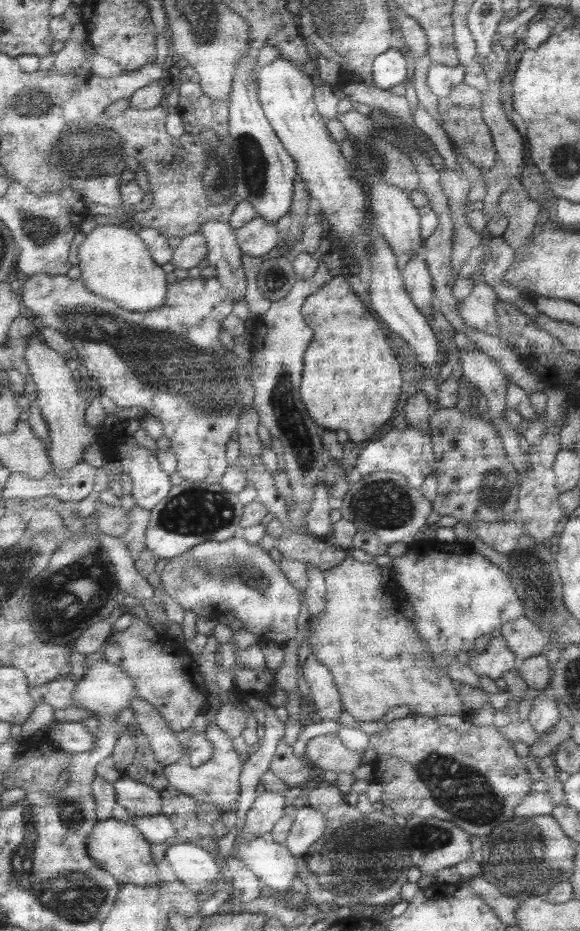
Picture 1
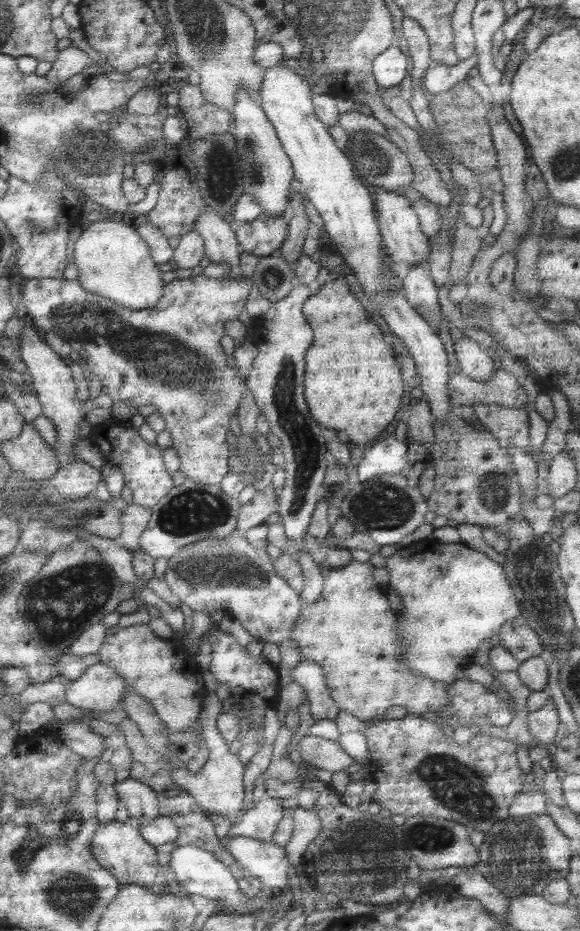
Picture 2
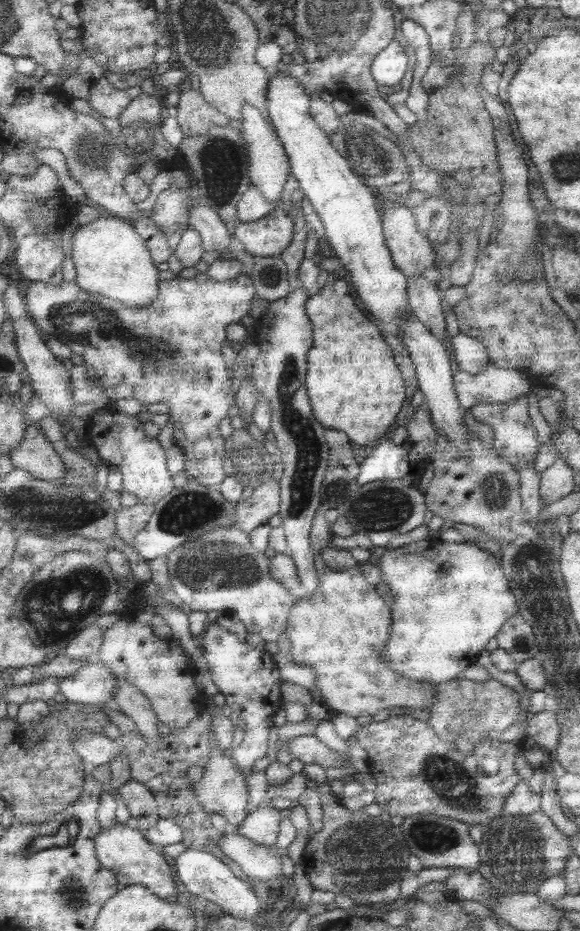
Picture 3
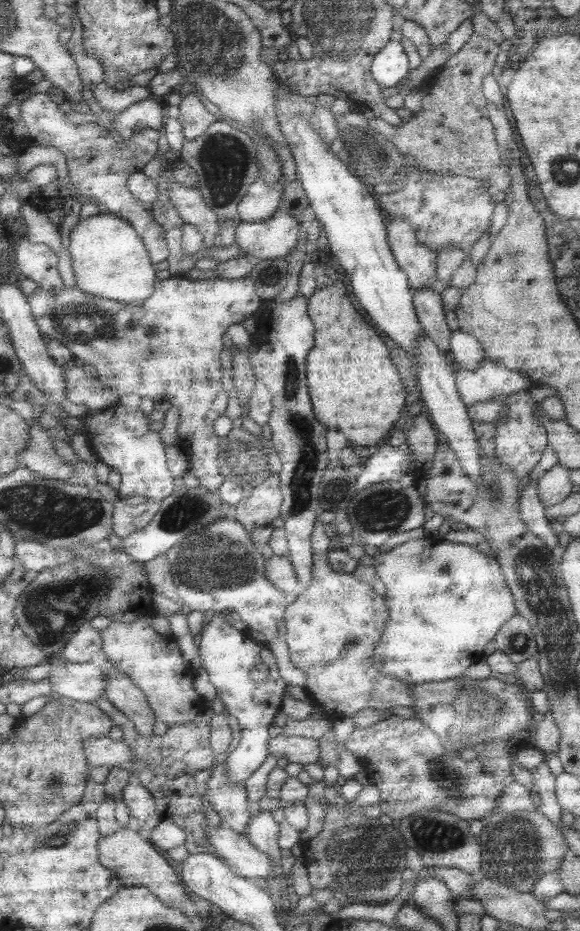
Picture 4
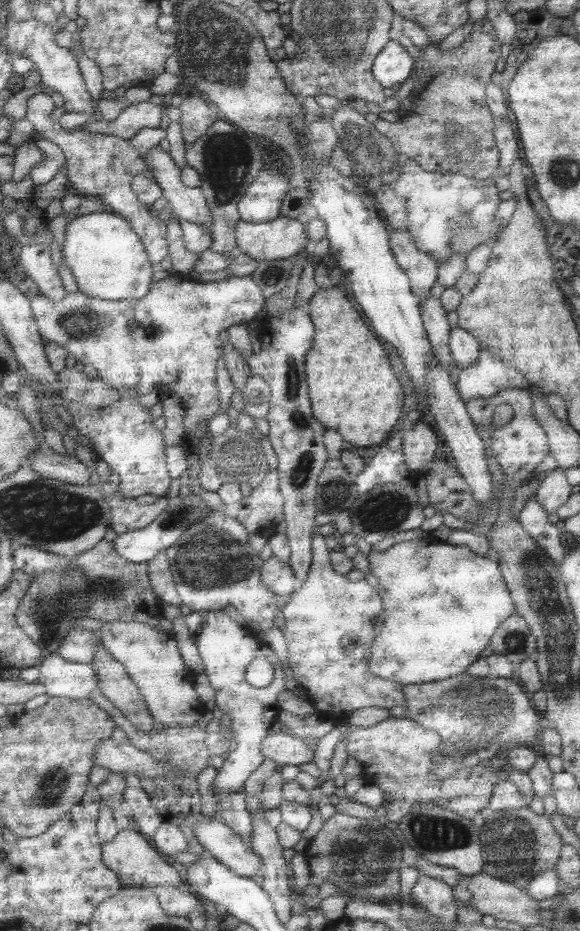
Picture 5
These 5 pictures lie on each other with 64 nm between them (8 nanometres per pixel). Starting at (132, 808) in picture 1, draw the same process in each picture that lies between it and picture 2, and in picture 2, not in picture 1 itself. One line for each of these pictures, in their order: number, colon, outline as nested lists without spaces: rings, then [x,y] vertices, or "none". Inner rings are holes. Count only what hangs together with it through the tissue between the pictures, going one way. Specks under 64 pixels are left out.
2: [[[123,780],[113,786],[117,802],[125,806],[129,818],[135,816],[139,822],[151,822],[159,816],[159,802],[157,794],[141,782],[135,780]]]

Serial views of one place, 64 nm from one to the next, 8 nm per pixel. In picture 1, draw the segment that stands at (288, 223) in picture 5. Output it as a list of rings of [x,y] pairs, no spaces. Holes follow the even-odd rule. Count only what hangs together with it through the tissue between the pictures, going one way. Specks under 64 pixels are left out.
[[[253,218],[235,230],[235,244],[241,254],[261,258],[277,246],[277,226],[263,222],[263,218]]]

